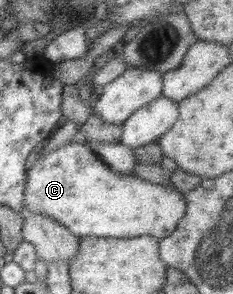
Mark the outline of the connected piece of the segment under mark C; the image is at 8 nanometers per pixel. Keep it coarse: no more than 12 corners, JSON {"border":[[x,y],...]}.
{"border":[[79,138],[35,161],[25,212],[79,238],[177,228],[181,191],[123,175]]}

